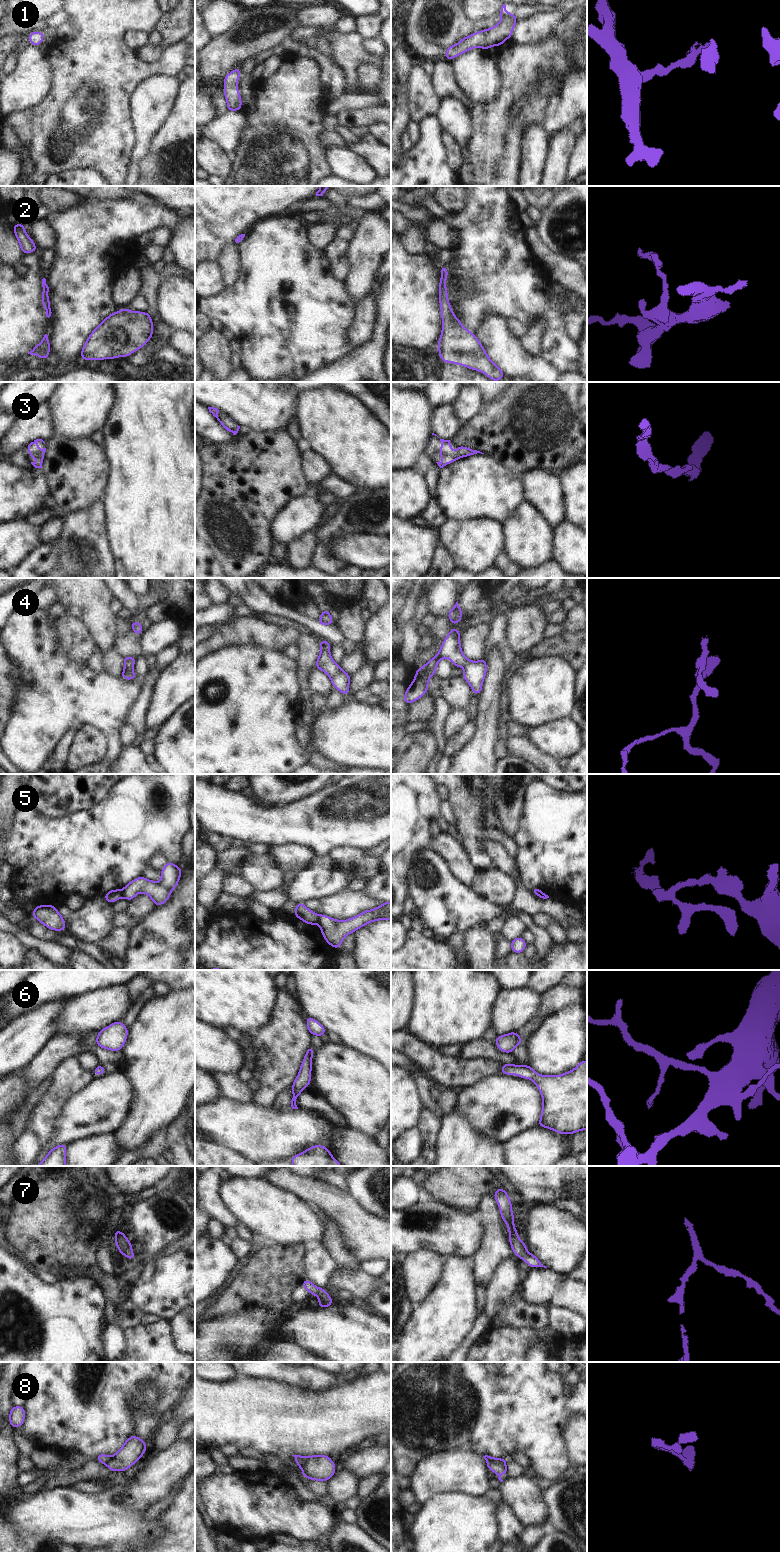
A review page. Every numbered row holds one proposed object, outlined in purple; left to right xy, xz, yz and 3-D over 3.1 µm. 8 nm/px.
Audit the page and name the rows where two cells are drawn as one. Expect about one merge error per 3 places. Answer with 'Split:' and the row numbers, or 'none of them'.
Split: 5, 8

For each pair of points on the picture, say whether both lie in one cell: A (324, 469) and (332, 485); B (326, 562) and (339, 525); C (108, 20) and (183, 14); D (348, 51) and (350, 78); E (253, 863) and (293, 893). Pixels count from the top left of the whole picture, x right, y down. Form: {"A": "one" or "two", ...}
{"A": "two", "B": "one", "C": "two", "D": "one", "E": "two"}

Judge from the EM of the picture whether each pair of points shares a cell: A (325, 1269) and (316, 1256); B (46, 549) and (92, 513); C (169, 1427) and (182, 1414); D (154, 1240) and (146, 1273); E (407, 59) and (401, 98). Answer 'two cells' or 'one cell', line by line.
A: one cell
B: two cells
C: one cell
D: one cell
E: one cell

